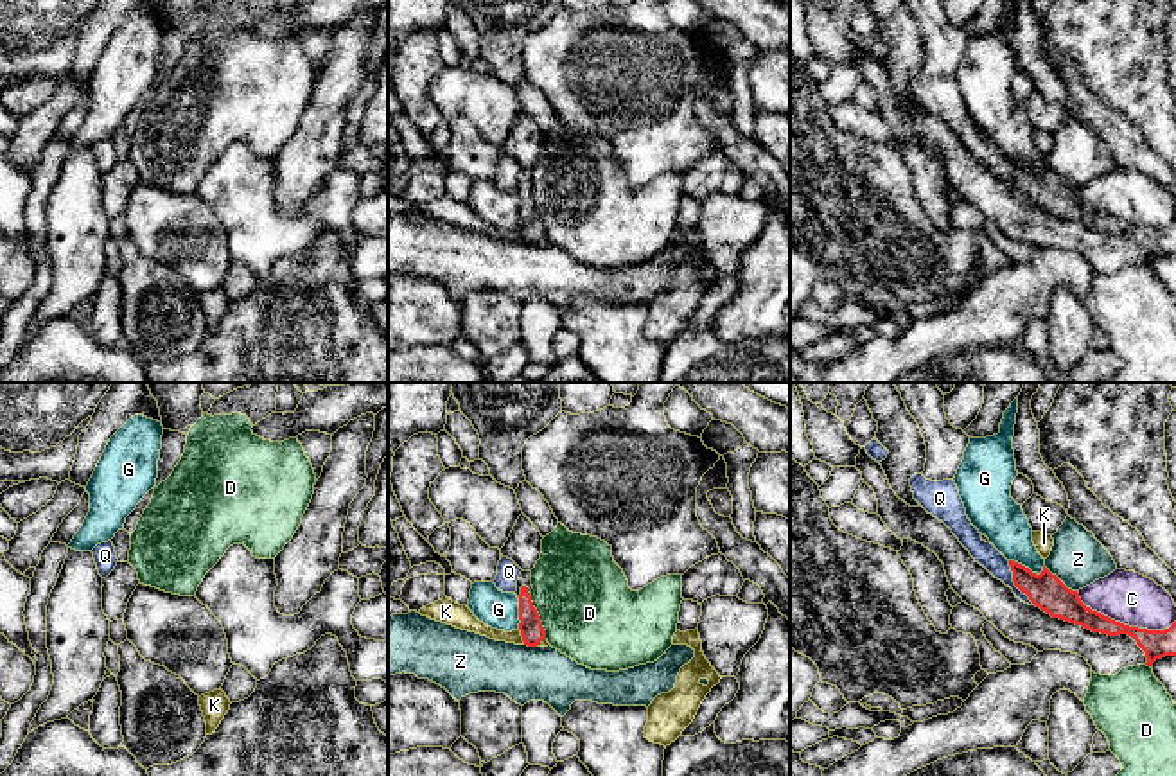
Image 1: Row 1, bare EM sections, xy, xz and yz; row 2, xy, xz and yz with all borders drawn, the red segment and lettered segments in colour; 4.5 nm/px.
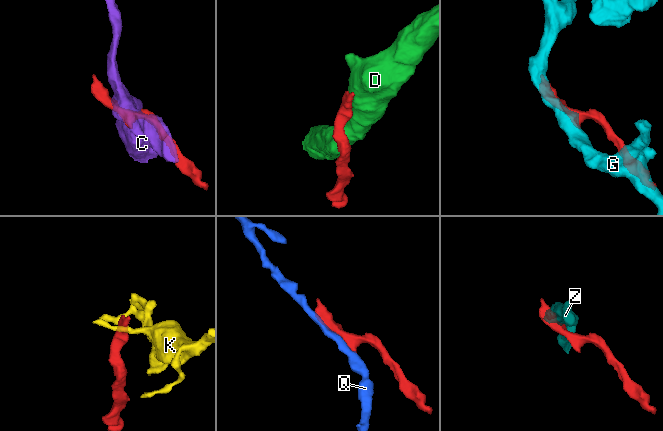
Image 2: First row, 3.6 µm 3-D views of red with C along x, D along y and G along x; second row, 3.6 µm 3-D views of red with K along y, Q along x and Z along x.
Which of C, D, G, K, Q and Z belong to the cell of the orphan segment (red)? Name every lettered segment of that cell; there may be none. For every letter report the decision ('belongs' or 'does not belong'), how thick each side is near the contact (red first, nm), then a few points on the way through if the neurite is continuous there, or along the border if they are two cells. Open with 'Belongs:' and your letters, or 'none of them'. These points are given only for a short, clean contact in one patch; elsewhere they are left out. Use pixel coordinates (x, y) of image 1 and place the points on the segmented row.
Belongs: none of them
C: does not belong; calibres 130 and 240 nm
D: does not belong; calibres 110 and 420 nm
G: does not belong; calibres 160 and 200 nm
K: does not belong; calibres 110 and 80 nm; border xz (517, 629), (525, 643)
Q: does not belong; calibres 160 and 100 nm
Z: does not belong; calibres 160 and 240 nm; border yz (1044, 566), (1076, 591)

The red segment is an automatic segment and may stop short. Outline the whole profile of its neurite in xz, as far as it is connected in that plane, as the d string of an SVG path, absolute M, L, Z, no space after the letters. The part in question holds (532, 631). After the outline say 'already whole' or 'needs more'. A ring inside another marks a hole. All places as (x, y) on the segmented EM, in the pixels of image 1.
M521 571L515 591L519 598L519 630L524 645L537 647L542 639L546 639L546 630L537 609L533 607L531 589L531 571Z | needs more

